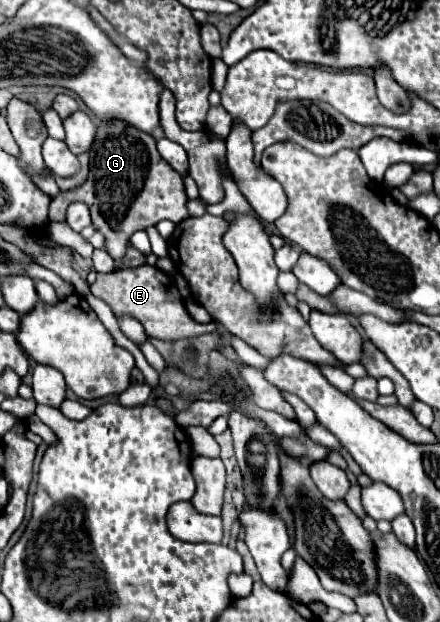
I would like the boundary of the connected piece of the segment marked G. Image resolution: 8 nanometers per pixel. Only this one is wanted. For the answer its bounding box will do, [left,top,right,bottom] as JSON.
[50,122,188,260]

